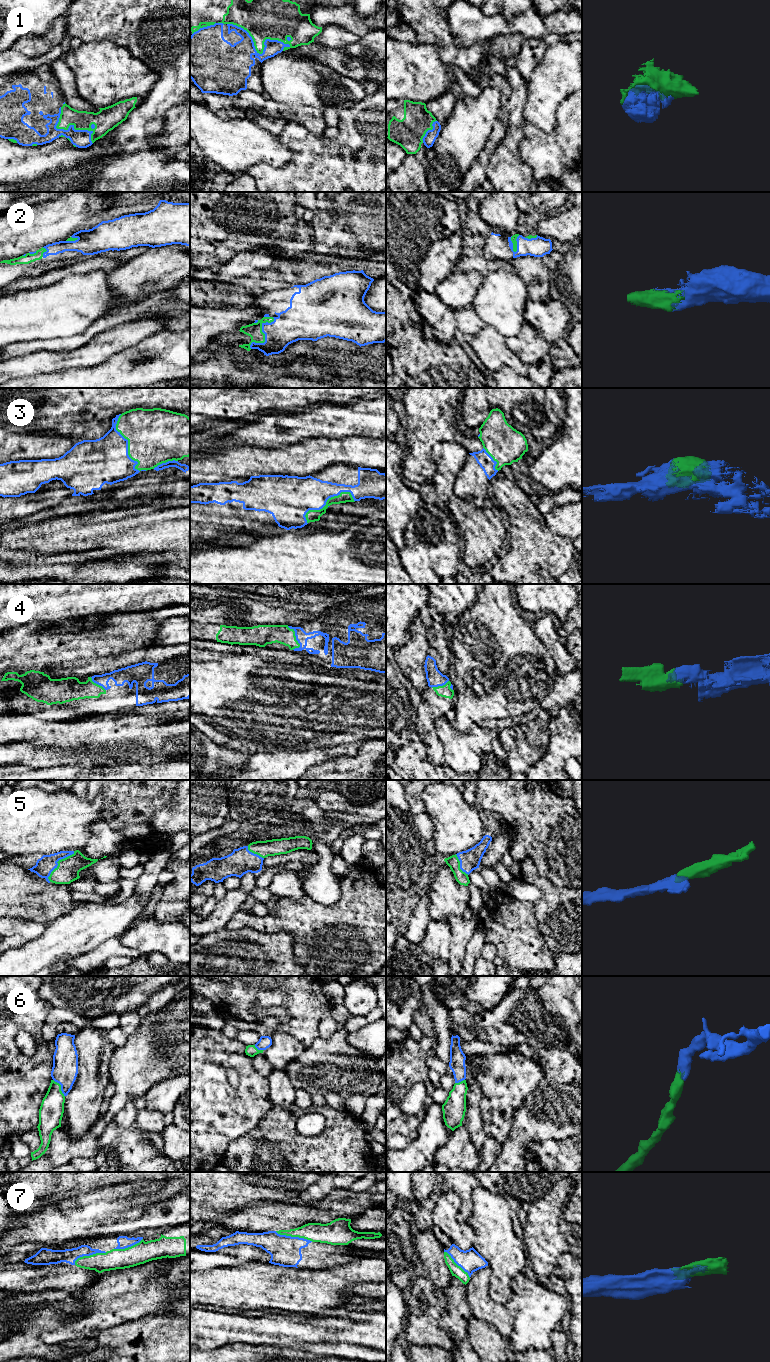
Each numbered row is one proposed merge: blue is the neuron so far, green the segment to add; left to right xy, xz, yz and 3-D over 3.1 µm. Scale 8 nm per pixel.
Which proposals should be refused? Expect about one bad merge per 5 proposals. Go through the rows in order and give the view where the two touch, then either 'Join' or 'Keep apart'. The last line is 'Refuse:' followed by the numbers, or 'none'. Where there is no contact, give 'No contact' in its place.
1: Touches blue in xz. Join
2: Touches blue in xz. Join
3: Touches blue in xy. Join
4: Touches blue in xz. Join
5: Touches blue in xy. Join
6: Touches blue in xy. Join
7: Touches blue in xz. Join
Refuse: none

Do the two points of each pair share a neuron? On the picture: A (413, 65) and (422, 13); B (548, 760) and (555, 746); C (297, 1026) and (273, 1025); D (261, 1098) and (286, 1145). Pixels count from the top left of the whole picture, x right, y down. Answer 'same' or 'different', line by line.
A: different
B: same
C: same
D: different

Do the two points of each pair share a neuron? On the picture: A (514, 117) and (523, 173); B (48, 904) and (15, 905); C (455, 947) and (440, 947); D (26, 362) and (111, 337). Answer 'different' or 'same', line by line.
A: same
B: same
C: different
D: same

